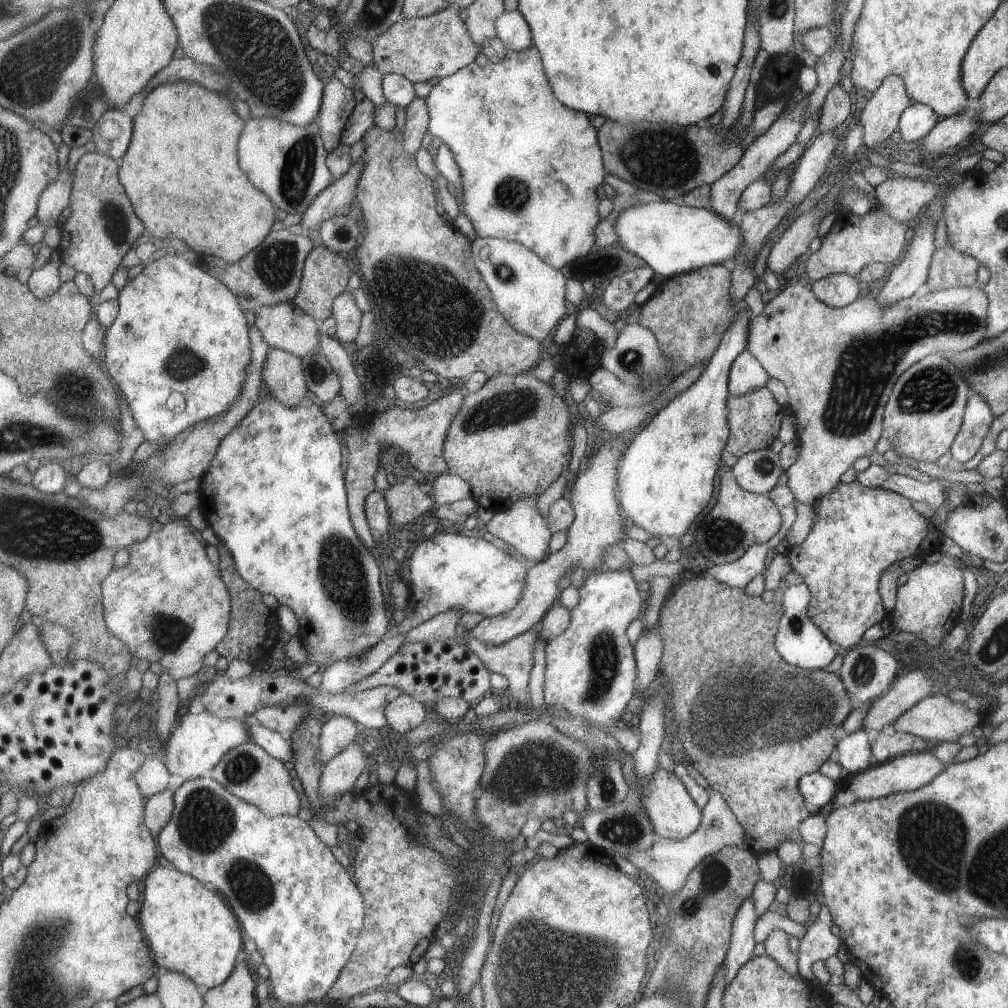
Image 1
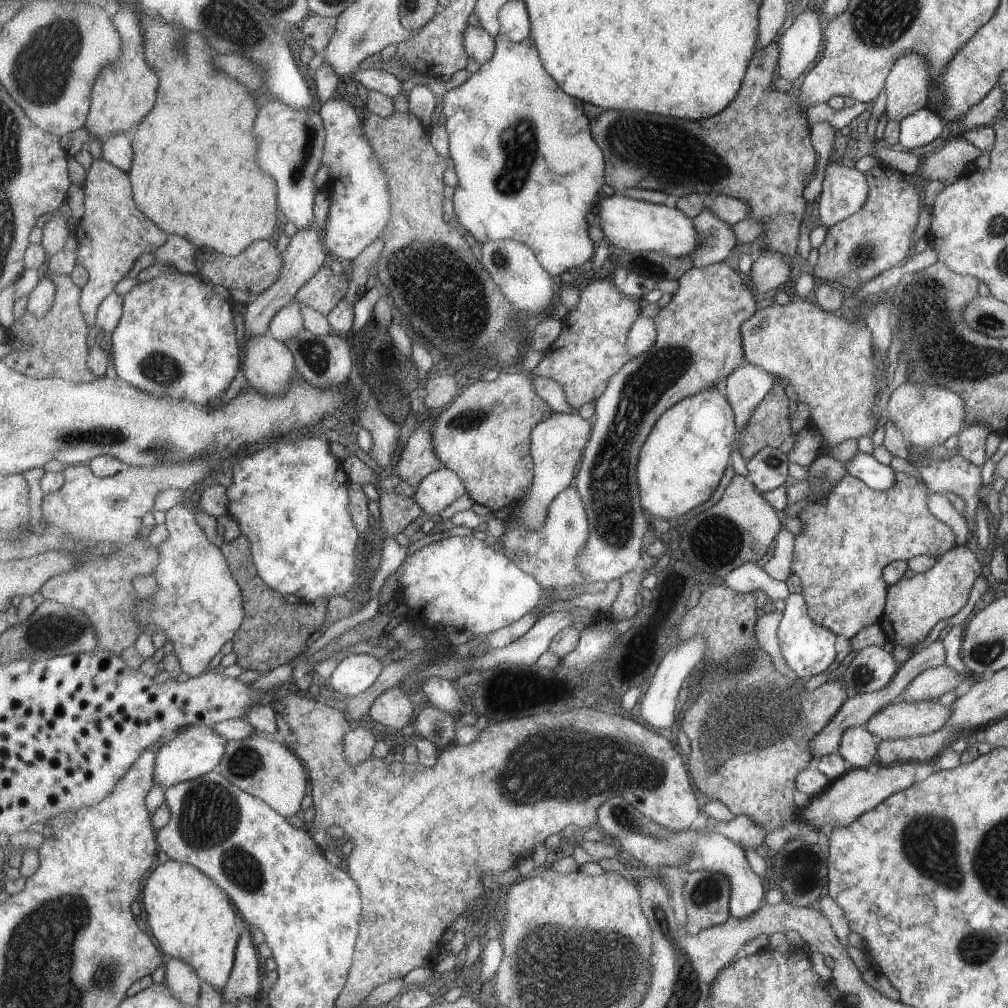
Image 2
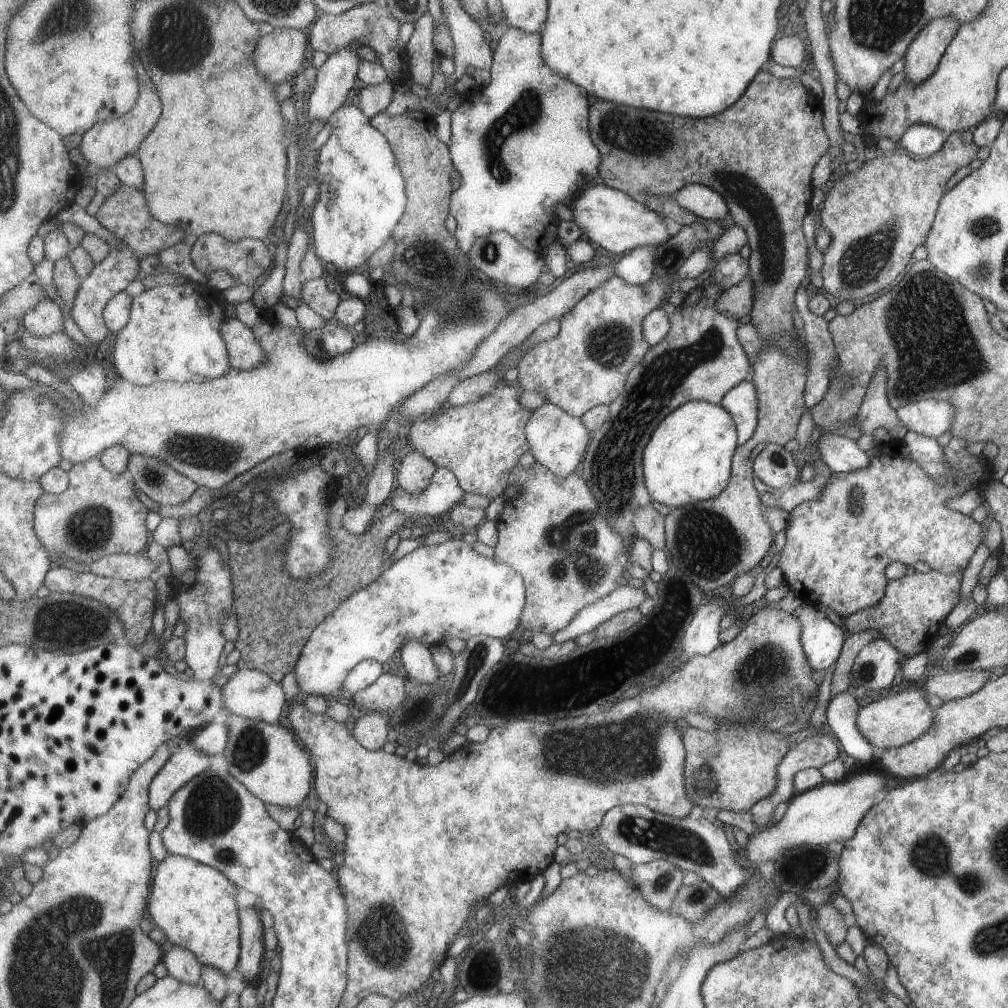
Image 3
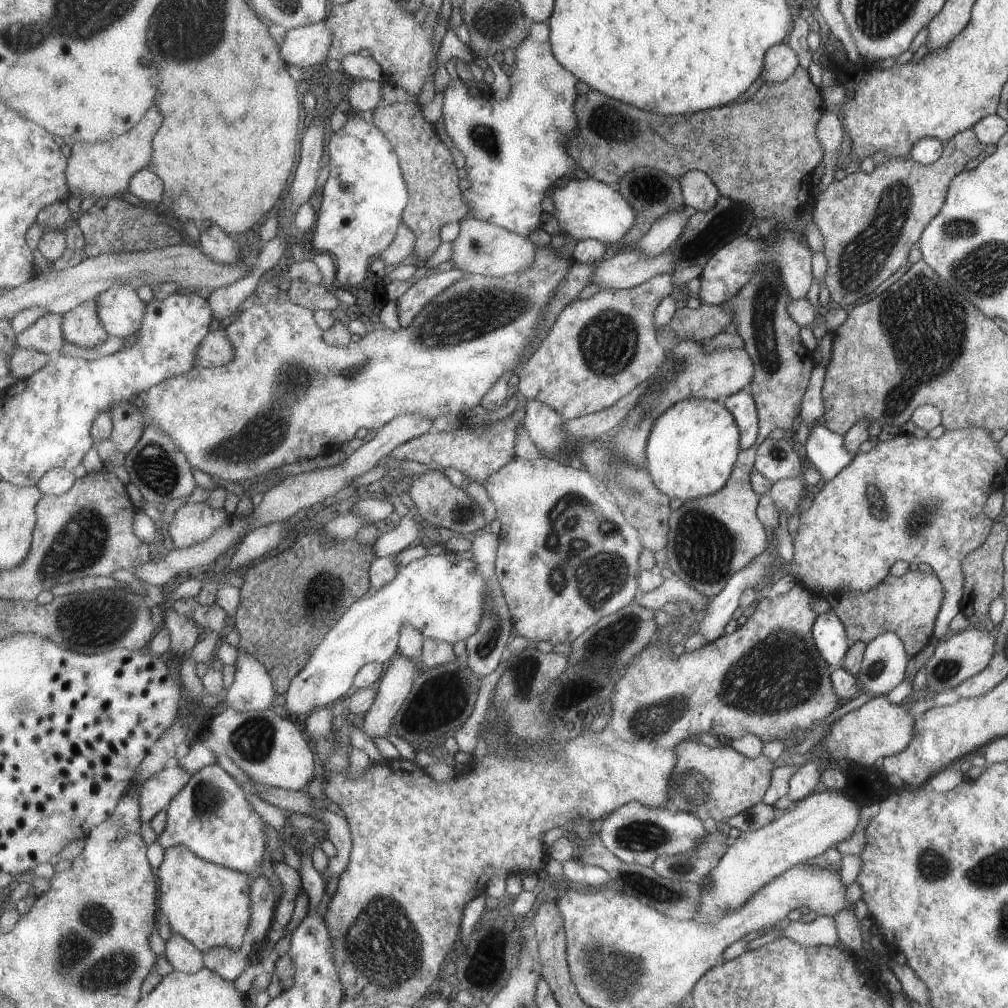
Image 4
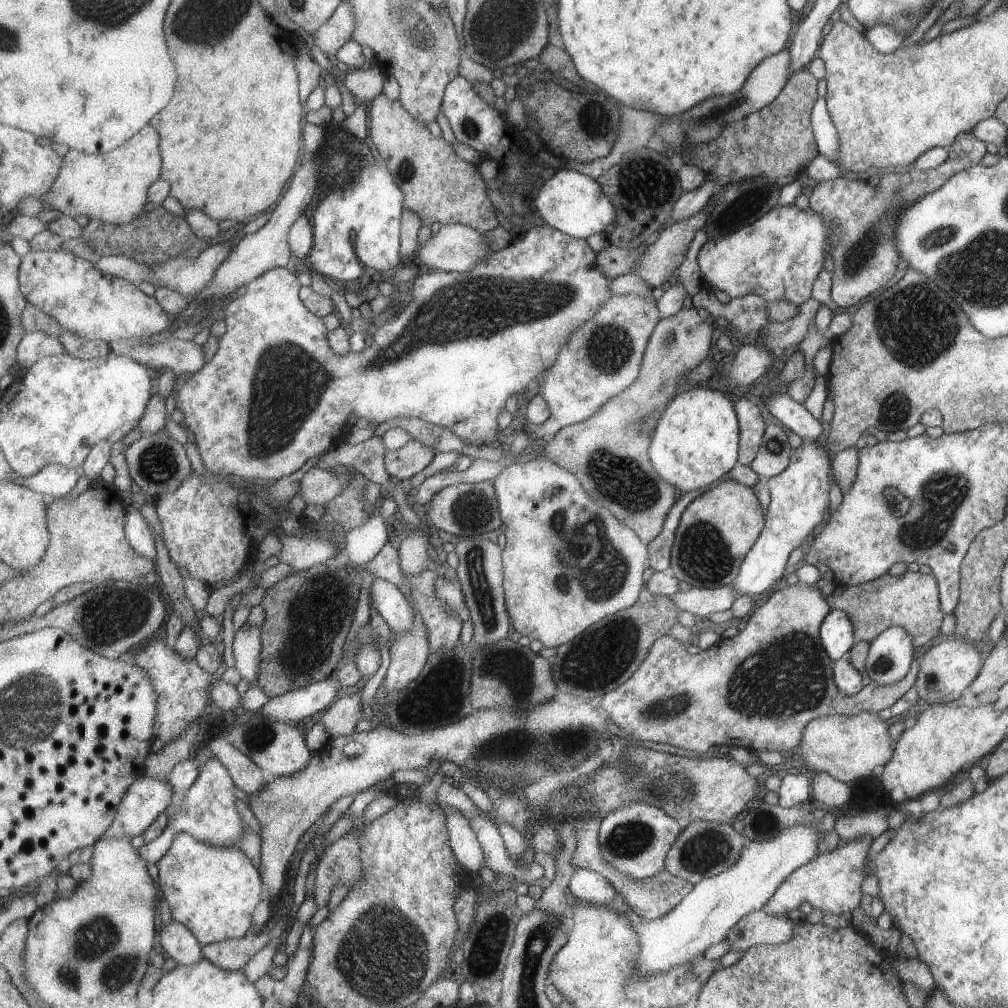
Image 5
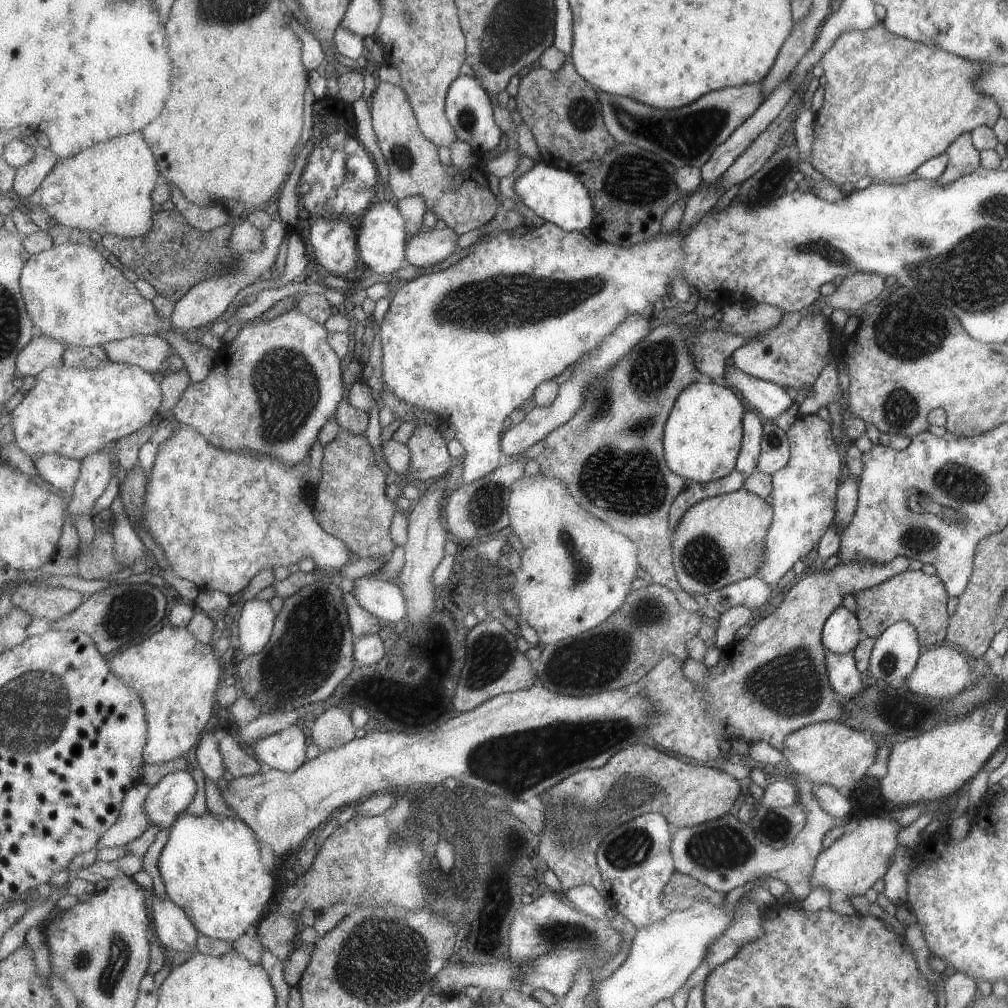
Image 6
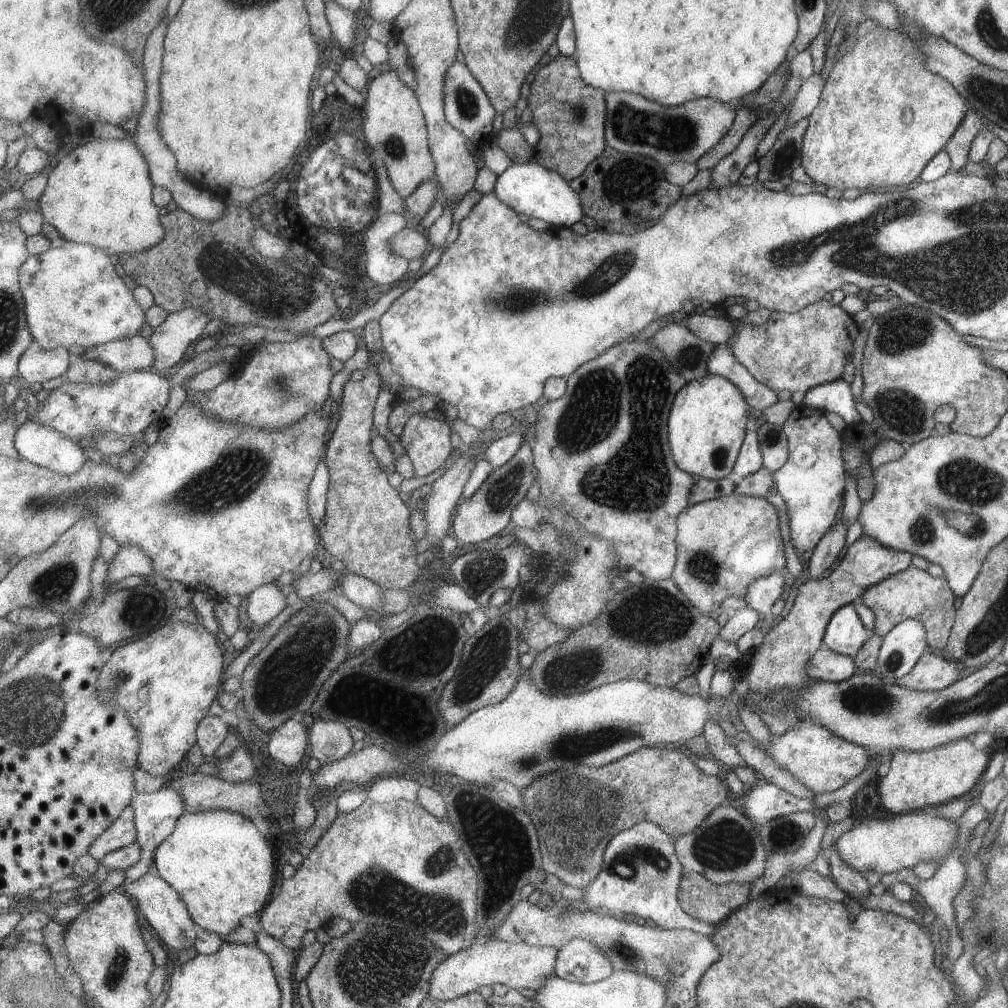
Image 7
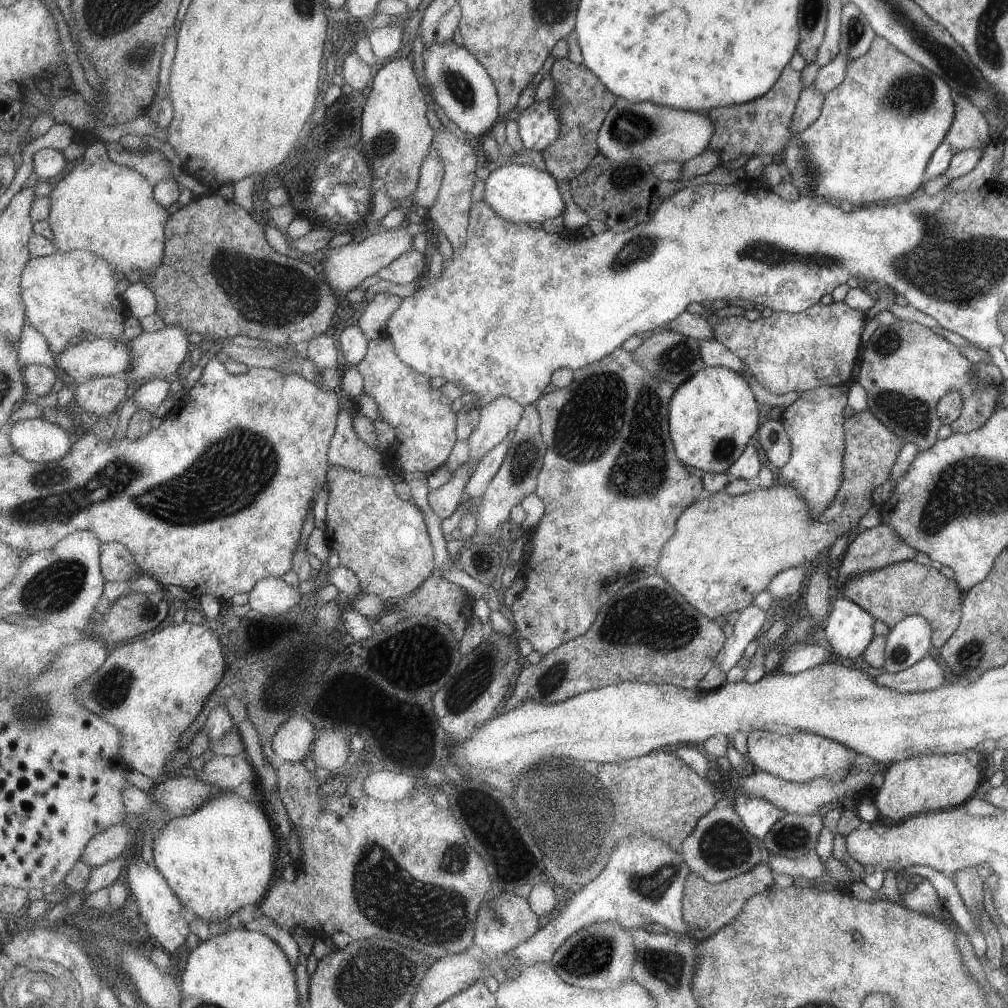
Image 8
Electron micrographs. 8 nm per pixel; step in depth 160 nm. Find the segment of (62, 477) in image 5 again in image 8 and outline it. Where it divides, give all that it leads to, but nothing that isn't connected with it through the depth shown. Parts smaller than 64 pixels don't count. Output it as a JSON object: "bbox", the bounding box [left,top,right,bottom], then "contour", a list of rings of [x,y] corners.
{"bbox":[13,416,74,463],"contour":[[[32,416],[13,426],[13,444],[24,459],[50,463],[62,459],[74,445],[71,430],[63,430],[56,423]]]}

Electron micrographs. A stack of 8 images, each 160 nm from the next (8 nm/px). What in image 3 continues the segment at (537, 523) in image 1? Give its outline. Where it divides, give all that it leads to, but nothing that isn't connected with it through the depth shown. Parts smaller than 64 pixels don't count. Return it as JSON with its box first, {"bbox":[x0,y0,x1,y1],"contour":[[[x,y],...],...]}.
{"bbox":[526,402,591,477],"contour":[[[549,402],[533,411],[526,426],[527,436],[535,460],[543,463],[551,472],[561,477],[573,473],[584,455],[591,433],[583,426],[580,417],[569,416],[564,410]]]}

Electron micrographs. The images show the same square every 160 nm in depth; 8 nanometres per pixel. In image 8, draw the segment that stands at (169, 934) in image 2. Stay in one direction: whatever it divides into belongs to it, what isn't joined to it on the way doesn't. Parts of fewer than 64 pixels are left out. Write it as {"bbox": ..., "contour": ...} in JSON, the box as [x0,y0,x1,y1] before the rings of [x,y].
{"bbox":[153,790,275,922],"contour":[[[224,790],[219,792],[217,796],[213,796],[211,800],[207,800],[203,806],[200,806],[193,814],[184,817],[175,817],[169,820],[169,822],[163,827],[162,835],[156,840],[153,846],[153,864],[165,875],[165,878],[169,881],[172,889],[177,893],[177,896],[182,900],[182,903],[189,907],[195,915],[199,915],[209,922],[219,922],[225,920],[231,916],[236,916],[243,906],[259,906],[263,902],[268,890],[273,886],[271,884],[271,878],[273,878],[273,872],[275,872],[275,834],[273,834],[273,828],[271,828],[271,822],[267,820],[263,808],[255,802],[249,802],[245,800],[243,796],[239,796],[237,792]]]}

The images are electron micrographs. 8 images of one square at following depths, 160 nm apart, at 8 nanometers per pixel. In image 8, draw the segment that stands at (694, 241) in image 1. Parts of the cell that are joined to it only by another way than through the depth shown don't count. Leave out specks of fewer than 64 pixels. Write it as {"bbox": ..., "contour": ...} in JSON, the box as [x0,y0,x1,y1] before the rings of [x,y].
{"bbox":[484,162,565,224],"contour":[[[517,162],[495,168],[485,180],[484,198],[503,218],[516,223],[535,224],[562,214],[565,203],[549,171]]]}

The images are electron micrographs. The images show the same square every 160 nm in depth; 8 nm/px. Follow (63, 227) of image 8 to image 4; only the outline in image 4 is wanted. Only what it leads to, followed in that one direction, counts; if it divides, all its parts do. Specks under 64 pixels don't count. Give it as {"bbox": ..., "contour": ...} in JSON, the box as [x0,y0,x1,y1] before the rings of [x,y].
{"bbox":[67,108,163,199],"contour":[[[151,108],[151,114],[143,118],[139,126],[135,126],[129,132],[125,132],[118,138],[111,138],[106,142],[90,144],[84,141],[72,142],[72,153],[69,157],[67,168],[67,180],[71,186],[71,195],[79,199],[93,198],[101,199],[115,198],[121,192],[129,191],[131,178],[139,173],[139,170],[148,167],[153,156],[153,138],[159,132],[163,124],[163,114],[159,114],[155,108]]]}

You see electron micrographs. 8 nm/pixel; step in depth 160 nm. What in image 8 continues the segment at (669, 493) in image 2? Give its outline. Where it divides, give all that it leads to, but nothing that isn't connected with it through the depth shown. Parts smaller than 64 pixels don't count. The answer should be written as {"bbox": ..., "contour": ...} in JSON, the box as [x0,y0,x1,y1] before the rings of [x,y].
{"bbox":[670,367,757,473],"contour":[[[703,367],[677,385],[670,403],[670,440],[680,462],[703,473],[725,473],[757,430],[757,402],[739,373],[727,367]]]}

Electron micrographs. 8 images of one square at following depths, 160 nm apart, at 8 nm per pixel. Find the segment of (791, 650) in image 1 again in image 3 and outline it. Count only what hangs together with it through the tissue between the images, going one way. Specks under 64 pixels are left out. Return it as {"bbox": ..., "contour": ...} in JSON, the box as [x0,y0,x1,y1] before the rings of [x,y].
{"bbox":[793,602,845,672],"contour":[[[805,602],[793,614],[802,626],[800,643],[813,672],[831,666],[838,660],[841,642],[845,640],[845,636],[841,636],[841,628],[830,622],[823,612]]]}

